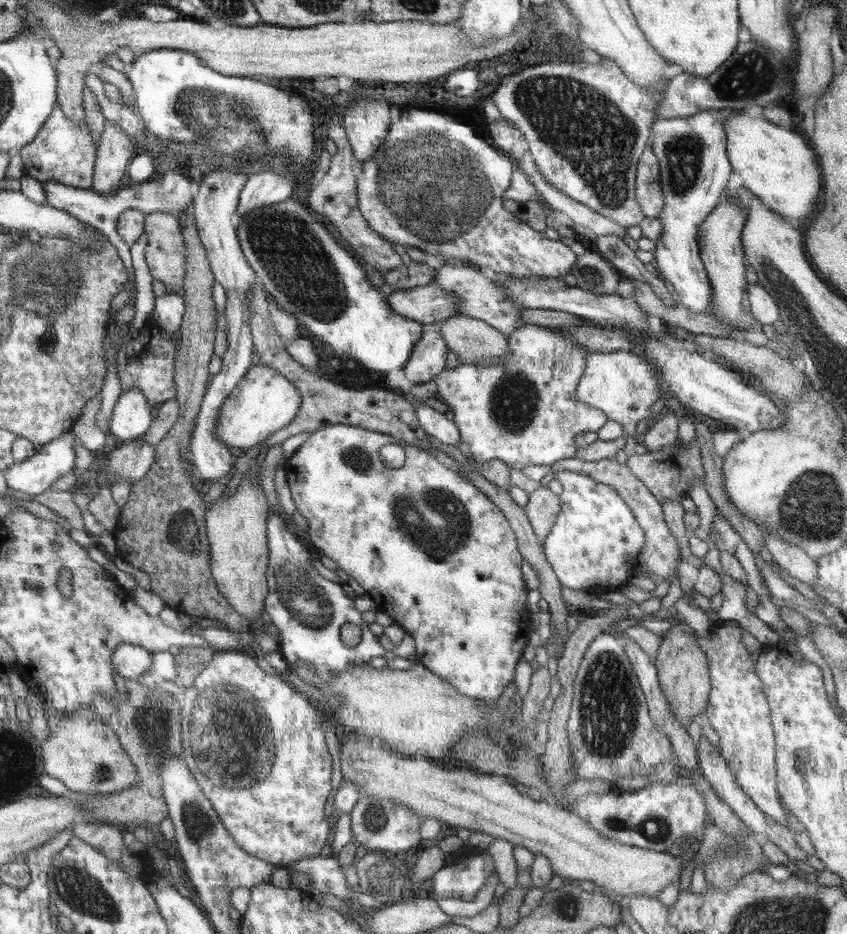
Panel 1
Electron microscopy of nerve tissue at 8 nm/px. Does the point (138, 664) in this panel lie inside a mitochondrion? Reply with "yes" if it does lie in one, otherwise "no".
no

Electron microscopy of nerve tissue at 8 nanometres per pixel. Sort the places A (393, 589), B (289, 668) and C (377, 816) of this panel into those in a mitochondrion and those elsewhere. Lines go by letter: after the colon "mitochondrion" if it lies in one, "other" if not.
A: other
B: other
C: mitochondrion

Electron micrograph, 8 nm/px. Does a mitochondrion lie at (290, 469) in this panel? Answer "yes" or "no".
no

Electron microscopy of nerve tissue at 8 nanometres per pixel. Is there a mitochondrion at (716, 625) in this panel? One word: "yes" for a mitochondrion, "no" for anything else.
no

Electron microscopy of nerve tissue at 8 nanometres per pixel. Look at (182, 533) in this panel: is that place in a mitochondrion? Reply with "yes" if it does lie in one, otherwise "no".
yes

